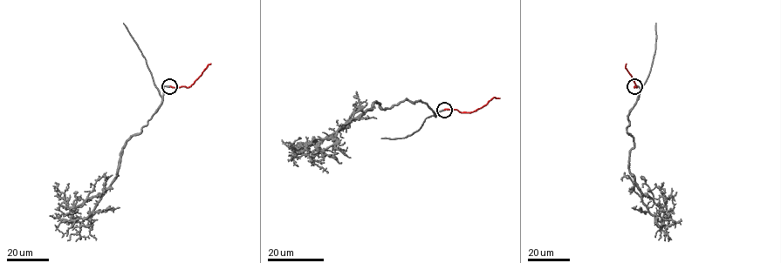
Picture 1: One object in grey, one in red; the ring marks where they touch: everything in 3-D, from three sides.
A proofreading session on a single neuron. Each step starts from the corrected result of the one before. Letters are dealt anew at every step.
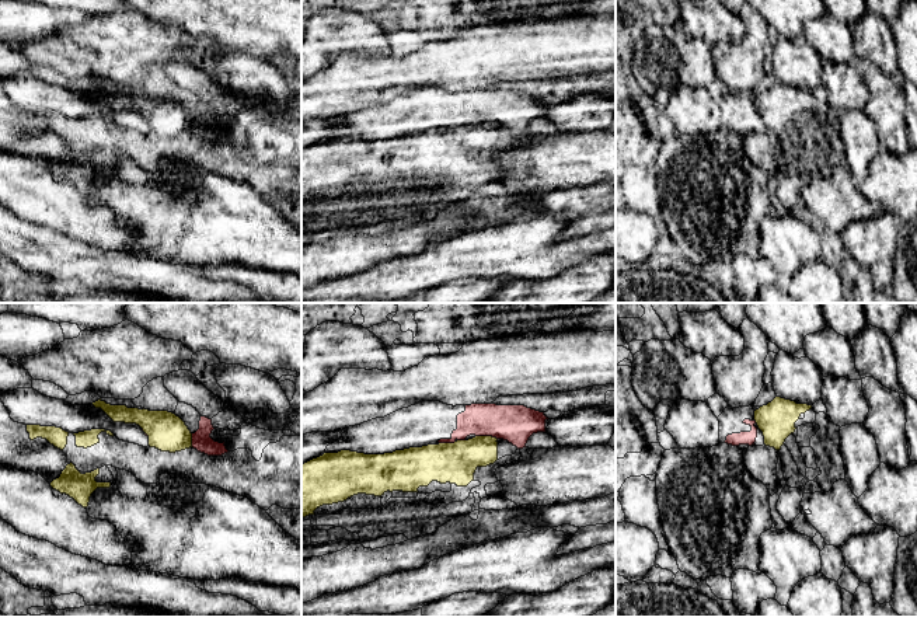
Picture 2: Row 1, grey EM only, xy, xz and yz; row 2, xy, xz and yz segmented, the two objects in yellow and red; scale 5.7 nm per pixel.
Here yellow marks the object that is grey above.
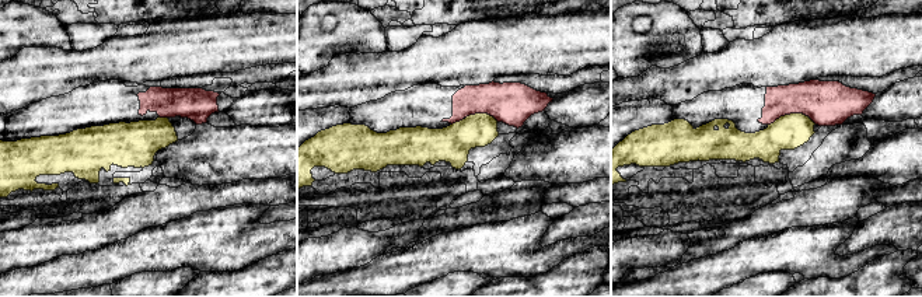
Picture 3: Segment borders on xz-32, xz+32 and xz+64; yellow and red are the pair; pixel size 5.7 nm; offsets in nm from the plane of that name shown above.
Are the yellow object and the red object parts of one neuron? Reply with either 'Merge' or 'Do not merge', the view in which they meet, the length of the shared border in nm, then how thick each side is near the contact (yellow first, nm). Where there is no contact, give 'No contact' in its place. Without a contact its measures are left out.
Do not merge. Touches yellow in xz. Shared border 130 nm. Thickness 240 nm (yellow) against 220 nm

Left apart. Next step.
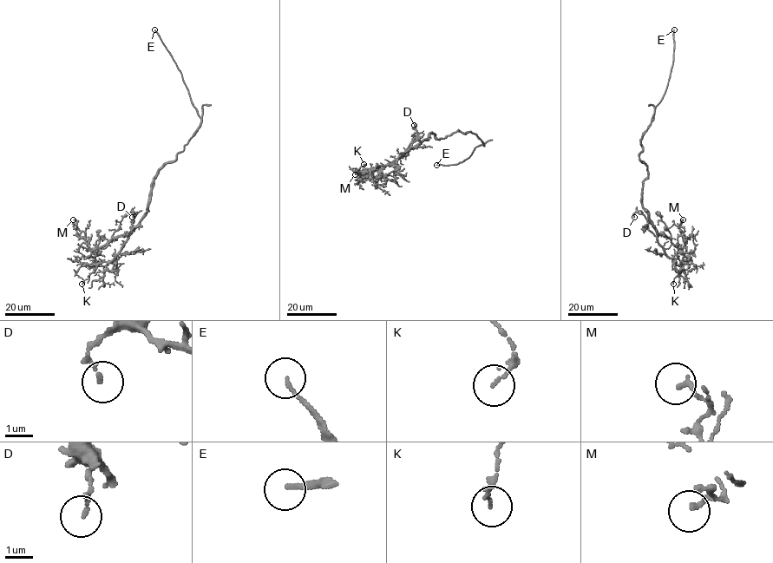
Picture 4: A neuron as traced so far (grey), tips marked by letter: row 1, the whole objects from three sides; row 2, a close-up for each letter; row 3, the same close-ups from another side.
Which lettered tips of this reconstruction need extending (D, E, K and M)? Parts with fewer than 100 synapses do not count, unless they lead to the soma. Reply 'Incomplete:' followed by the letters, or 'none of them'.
Incomplete: E

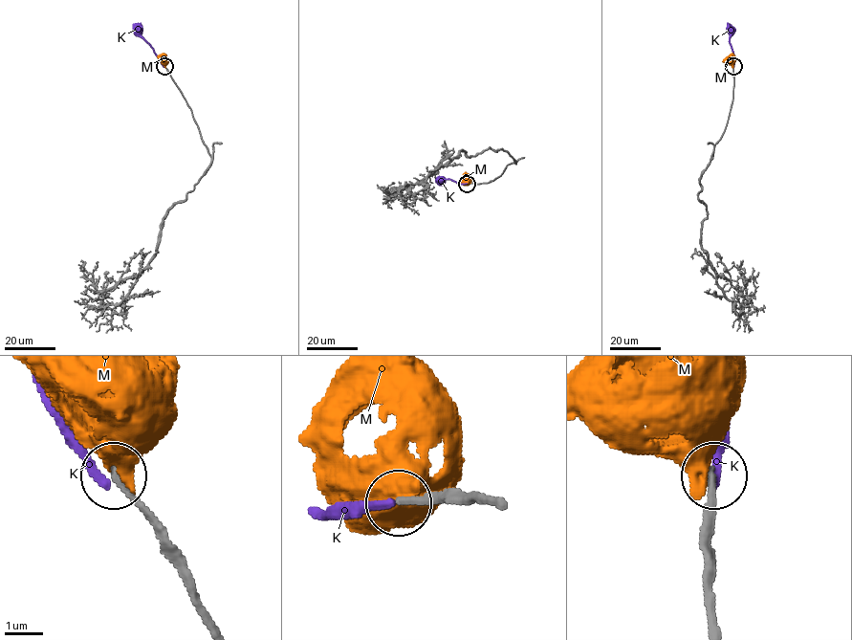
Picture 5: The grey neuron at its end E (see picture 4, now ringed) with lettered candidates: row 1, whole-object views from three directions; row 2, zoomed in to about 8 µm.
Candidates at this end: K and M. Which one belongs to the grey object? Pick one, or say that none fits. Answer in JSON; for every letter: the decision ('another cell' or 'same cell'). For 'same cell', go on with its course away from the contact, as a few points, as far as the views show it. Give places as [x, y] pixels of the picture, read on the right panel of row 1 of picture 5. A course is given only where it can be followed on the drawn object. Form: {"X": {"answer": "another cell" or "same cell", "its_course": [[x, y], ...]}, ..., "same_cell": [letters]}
{"K": {"answer": "another cell"}, "M": {"answer": "another cell"}, "same_cell": []}

